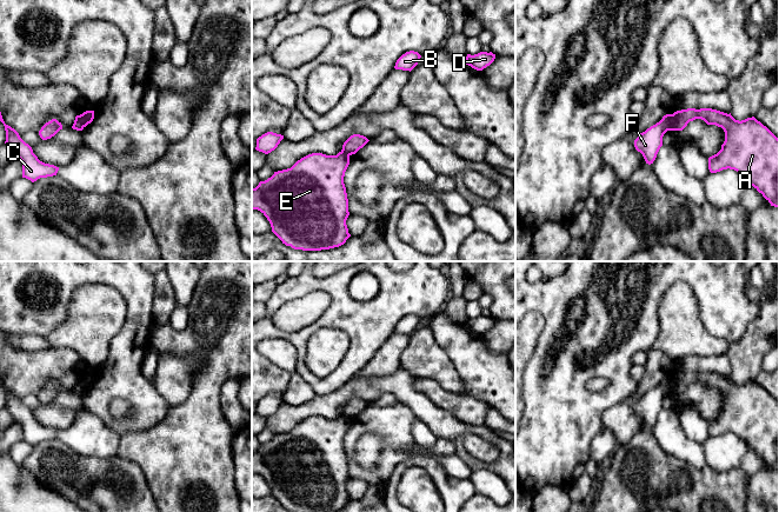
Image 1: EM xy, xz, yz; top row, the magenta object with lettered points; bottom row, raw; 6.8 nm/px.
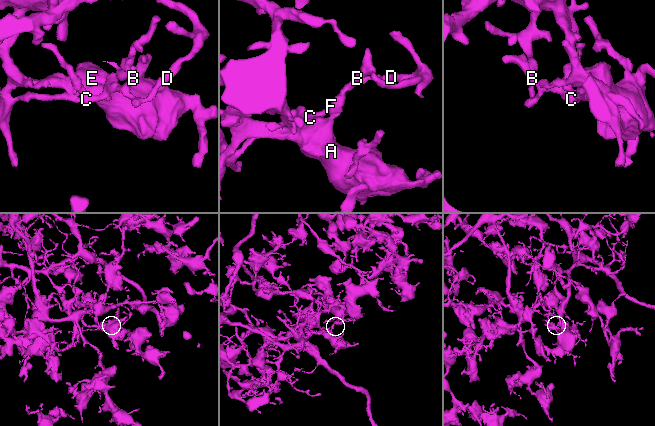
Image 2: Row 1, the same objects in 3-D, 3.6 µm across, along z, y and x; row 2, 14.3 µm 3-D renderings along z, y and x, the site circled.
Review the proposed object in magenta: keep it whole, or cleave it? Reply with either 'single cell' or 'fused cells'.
fused cells

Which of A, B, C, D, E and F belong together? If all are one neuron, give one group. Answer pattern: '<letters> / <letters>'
A E / B C D F

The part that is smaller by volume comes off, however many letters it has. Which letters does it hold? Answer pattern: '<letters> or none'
B, C, D, F

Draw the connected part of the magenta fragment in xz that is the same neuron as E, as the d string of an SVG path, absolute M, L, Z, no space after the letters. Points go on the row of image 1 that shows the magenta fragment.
M339 152L337 155L312 153L298 160L291 168L274 172L265 181L252 188L252 210L260 211L269 221L272 232L294 250L321 251L339 247L351 237L346 225L349 215L348 199L344 184L349 155Z

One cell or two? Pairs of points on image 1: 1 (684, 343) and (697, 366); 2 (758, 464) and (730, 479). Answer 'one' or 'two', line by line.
1: two
2: two

